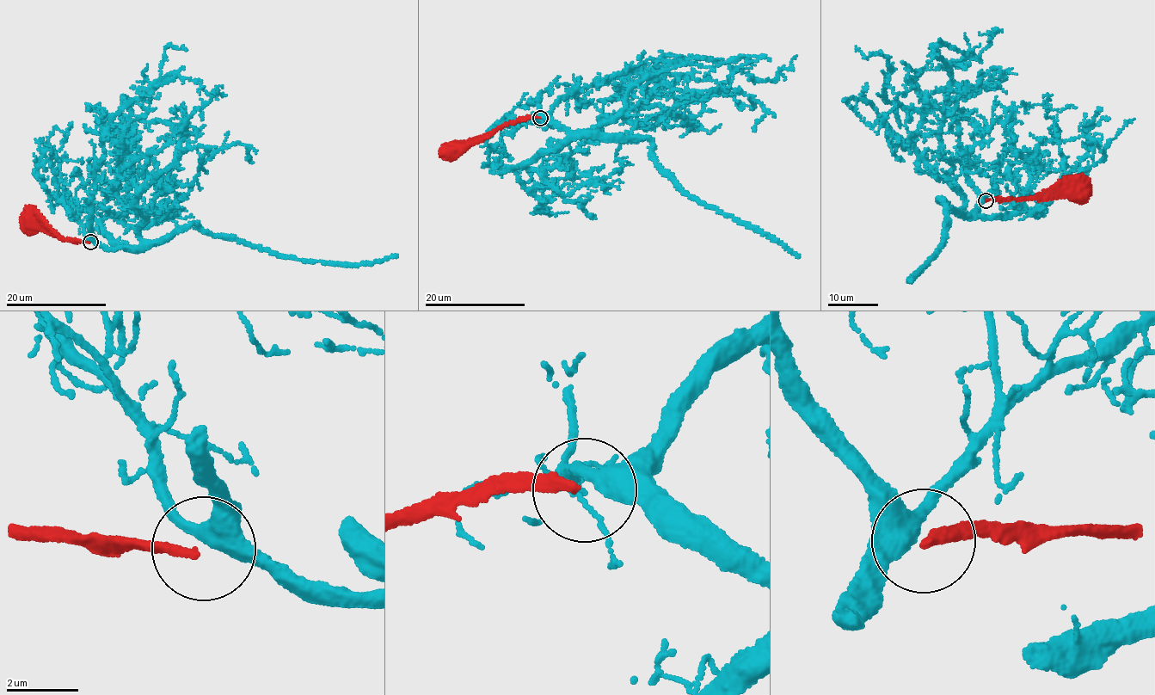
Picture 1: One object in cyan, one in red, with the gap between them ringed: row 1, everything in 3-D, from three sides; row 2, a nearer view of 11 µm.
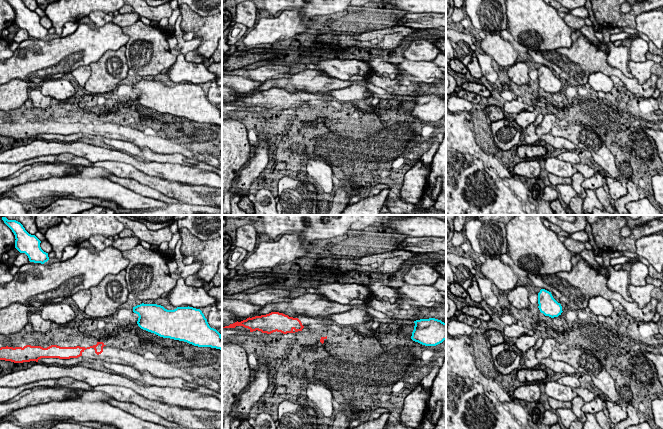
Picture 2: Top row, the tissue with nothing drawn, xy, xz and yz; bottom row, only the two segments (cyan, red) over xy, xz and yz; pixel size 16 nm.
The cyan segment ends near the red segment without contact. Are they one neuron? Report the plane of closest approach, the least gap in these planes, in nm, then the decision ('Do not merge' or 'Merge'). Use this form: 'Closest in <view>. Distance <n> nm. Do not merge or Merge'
Closest in xy. Distance 600 nm. Do not merge

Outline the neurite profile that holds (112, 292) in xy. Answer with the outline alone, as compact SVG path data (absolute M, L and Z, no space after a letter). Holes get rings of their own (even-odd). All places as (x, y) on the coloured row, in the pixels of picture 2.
M125 270L118 274L106 275L97 286L91 287L91 299L83 313L96 318L111 316L117 312L128 299L125 276Z

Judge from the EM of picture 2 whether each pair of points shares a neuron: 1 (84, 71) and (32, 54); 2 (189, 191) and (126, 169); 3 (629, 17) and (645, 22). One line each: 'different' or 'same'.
1: different
2: same
3: different

